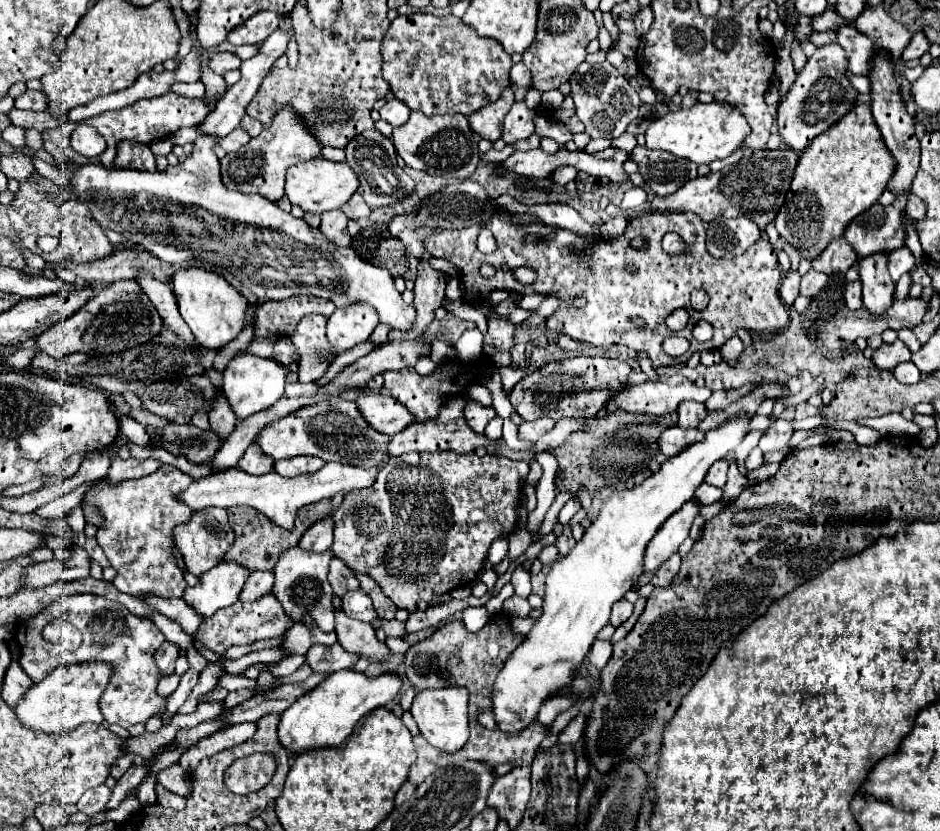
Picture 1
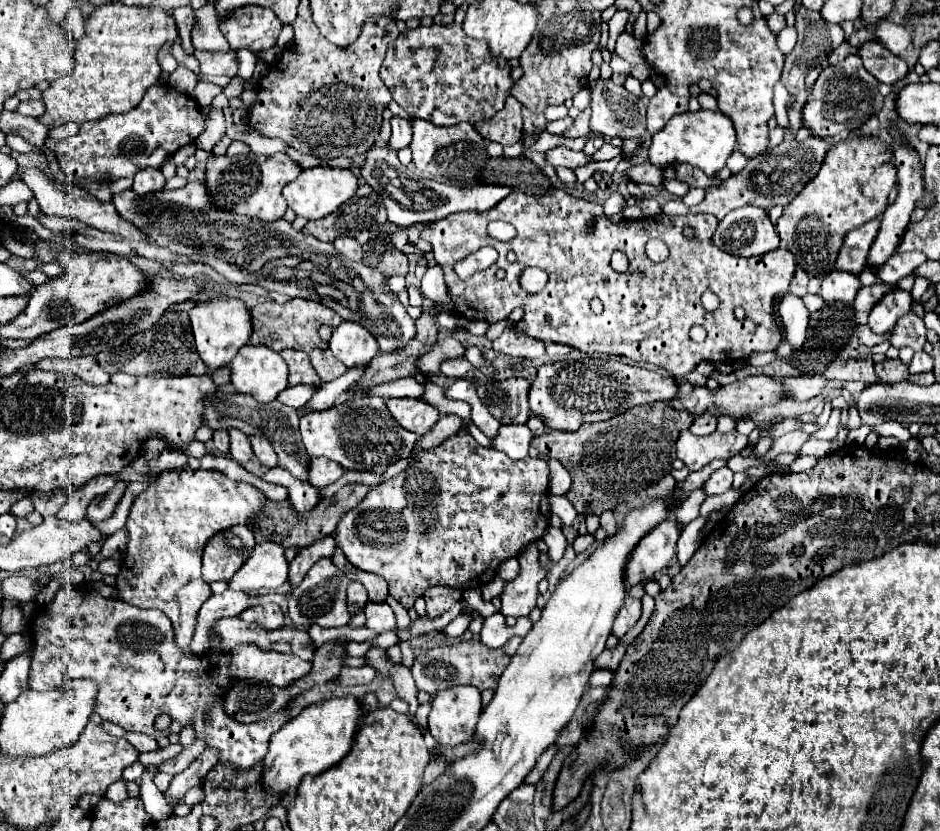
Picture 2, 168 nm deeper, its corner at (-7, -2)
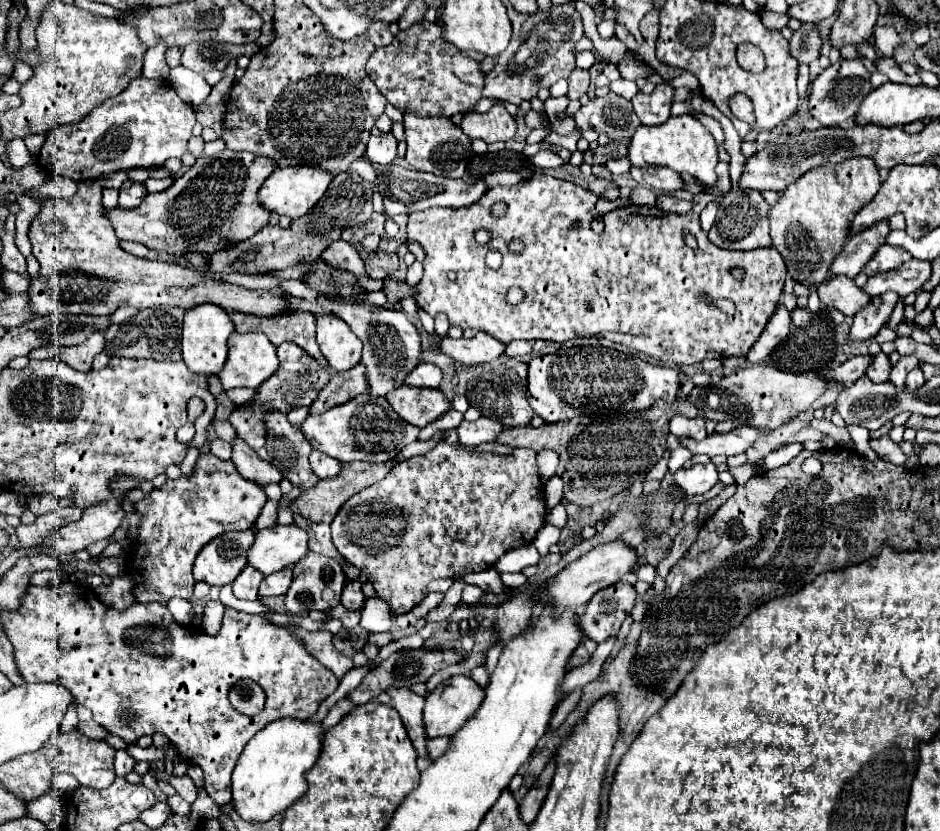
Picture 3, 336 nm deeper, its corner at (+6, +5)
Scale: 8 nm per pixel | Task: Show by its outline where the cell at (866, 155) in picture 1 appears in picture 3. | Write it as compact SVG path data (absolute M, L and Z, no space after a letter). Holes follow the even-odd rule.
M861 156L861 160L843 160L841 164L811 168L809 172L805 172L805 176L801 176L801 180L795 180L793 184L789 184L789 188L785 188L779 202L769 210L769 226L773 246L783 256L787 272L793 276L793 280L815 284L829 276L829 264L833 264L833 258L843 250L853 216L875 198L879 186L881 182L877 168L873 168L873 160Z

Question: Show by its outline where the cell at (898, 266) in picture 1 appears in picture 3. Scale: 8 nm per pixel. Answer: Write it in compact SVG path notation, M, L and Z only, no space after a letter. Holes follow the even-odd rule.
M883 244L875 256L865 264L865 274L867 276L873 276L873 274L879 274L879 272L887 272L887 270L893 270L897 268L899 264L907 262L911 258L911 254L903 248L895 248L895 246L889 246L889 244Z

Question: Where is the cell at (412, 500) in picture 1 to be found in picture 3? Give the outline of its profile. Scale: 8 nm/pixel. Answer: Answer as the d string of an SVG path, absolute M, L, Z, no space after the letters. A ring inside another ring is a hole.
M457 428L445 430L441 442L427 454L399 462L381 482L357 492L341 506L331 522L333 544L347 562L369 574L369 582L393 606L393 612L407 612L423 600L423 588L431 580L459 580L465 574L491 568L505 552L535 538L547 514L535 454L531 448L513 450L509 456L471 452L461 448Z

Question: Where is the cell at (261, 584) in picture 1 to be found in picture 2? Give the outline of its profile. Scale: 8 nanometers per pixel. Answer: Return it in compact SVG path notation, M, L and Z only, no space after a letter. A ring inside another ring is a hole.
M226 591L222 595L212 595L198 611L198 619L196 619L196 631L190 643L190 649L198 655L206 653L206 649L210 649L208 645L208 637L210 631L214 627L214 623L218 619L224 617L232 617L232 615L240 615L244 609L248 607L248 597L242 591Z

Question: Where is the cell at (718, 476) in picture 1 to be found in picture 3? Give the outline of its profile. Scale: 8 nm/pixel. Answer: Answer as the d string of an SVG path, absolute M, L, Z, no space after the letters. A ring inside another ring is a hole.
M713 462L681 468L675 472L675 482L687 496L701 496L717 484L717 468Z

